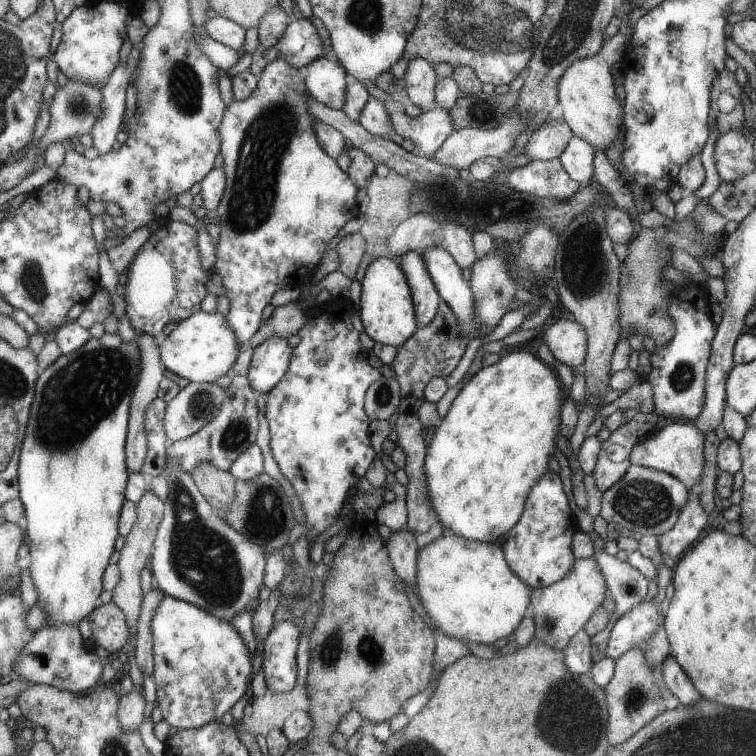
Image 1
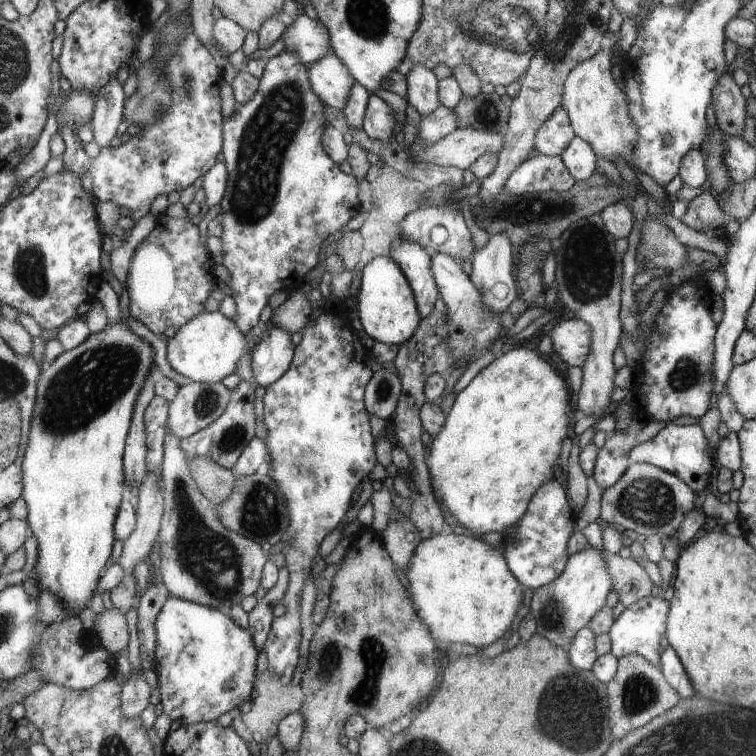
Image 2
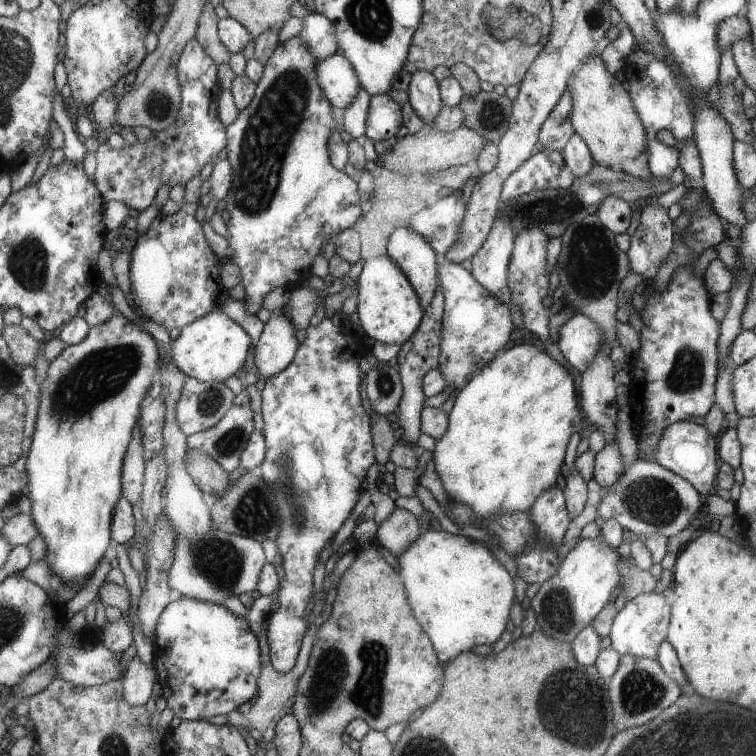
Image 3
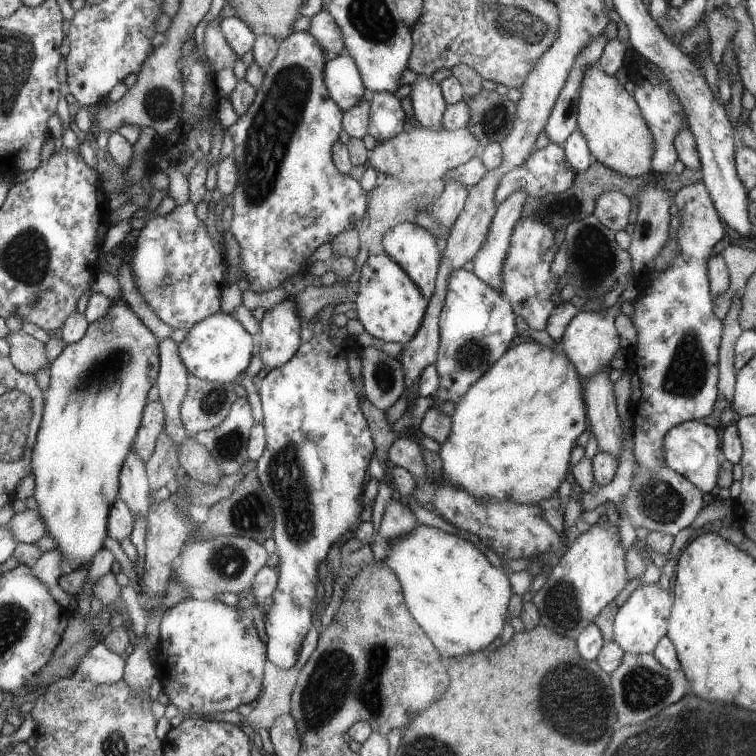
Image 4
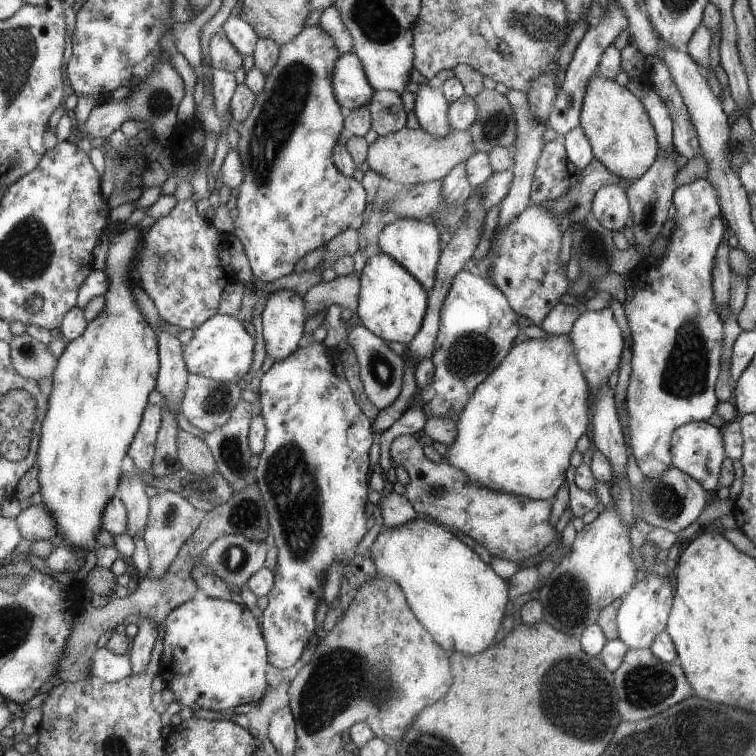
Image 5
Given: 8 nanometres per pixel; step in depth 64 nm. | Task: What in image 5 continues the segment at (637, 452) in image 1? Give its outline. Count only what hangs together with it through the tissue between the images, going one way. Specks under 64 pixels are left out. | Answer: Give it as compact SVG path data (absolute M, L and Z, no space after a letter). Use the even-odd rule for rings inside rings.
M689 422L671 433L672 467L693 478L704 491L713 490L719 484L720 467L727 457L724 452L723 432L707 422Z

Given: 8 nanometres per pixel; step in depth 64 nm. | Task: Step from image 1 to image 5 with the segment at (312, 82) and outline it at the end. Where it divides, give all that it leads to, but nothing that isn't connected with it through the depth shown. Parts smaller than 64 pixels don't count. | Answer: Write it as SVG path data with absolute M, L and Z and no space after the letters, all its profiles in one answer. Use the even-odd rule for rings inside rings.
M343 53L337 58L332 71L332 90L337 103L346 111L368 105L375 95L354 53Z

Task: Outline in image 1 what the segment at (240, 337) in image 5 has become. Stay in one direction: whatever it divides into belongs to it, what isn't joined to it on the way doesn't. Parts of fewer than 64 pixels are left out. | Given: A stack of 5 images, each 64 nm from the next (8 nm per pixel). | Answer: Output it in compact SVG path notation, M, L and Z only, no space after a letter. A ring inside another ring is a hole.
M197 311L185 320L175 324L168 336L160 337L158 346L160 362L166 370L194 383L215 383L229 370L237 358L237 340L227 319L215 311L204 313Z

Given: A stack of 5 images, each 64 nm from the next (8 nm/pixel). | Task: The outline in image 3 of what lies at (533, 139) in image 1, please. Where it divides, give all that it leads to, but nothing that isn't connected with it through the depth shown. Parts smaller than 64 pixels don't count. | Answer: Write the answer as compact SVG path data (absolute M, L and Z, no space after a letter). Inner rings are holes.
M566 86L563 96L559 98L547 120L540 126L538 141L545 149L561 152L568 138L574 133L570 119L572 104L568 90Z

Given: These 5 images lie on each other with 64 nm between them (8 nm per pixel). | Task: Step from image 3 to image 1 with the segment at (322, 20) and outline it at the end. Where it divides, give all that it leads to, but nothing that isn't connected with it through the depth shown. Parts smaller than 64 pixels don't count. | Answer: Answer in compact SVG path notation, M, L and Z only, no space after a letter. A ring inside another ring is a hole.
M300 17L290 22L280 39L274 44L278 57L302 71L314 58L321 56L323 44L309 19Z

